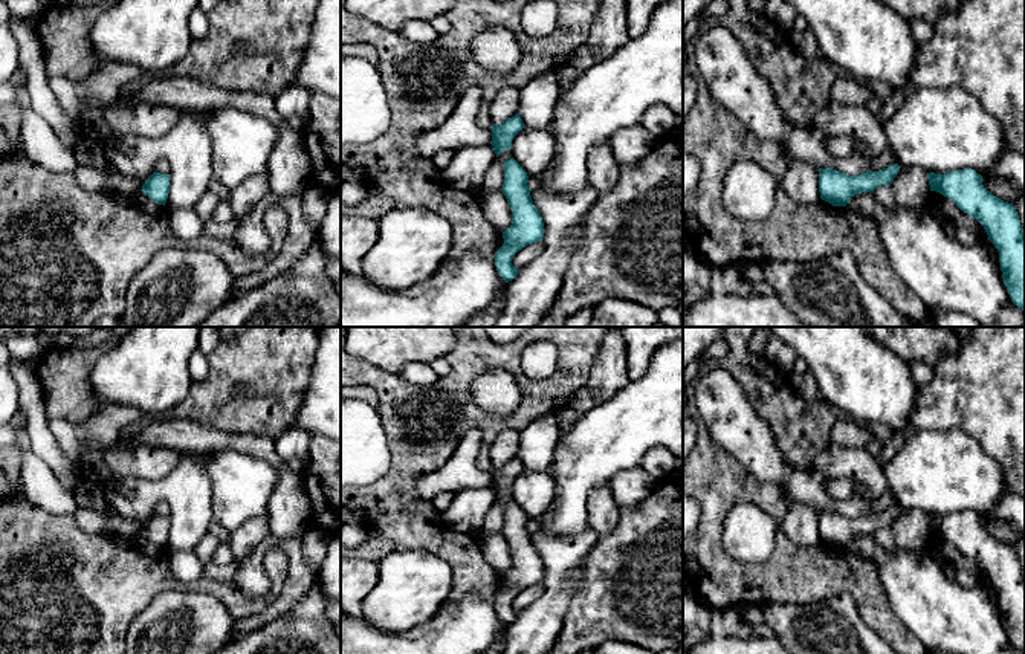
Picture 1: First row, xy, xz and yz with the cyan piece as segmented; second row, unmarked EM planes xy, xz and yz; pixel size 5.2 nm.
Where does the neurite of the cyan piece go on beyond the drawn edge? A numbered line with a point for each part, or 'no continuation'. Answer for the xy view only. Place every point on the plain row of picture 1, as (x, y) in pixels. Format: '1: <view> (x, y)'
1: xy (162, 509)

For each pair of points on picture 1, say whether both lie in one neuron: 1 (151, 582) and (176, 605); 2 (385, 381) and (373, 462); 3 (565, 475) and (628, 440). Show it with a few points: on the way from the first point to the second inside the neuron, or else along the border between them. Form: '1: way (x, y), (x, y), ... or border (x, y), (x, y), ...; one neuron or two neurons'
1: border (199, 592), (165, 590), (136, 616); two neurons
2: border (375, 407), (390, 453); two neurons
3: way (581, 463), (602, 442), (613, 440); one neuron

